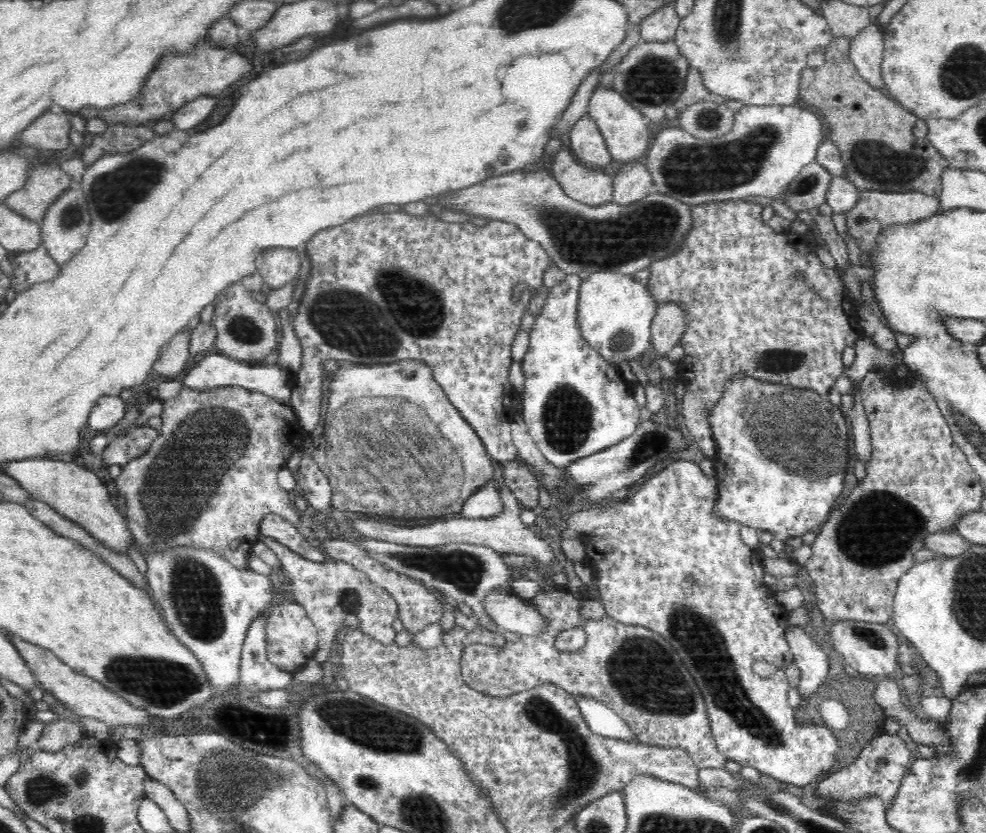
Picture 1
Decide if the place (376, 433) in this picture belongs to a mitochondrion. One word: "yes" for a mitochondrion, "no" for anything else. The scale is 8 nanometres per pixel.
yes

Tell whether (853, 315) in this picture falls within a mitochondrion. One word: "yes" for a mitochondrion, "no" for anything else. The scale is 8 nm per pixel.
no

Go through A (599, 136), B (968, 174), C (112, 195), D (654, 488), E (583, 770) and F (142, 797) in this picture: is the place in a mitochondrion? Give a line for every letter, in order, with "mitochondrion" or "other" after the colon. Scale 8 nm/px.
A: other
B: other
C: mitochondrion
D: other
E: mitochondrion
F: other

